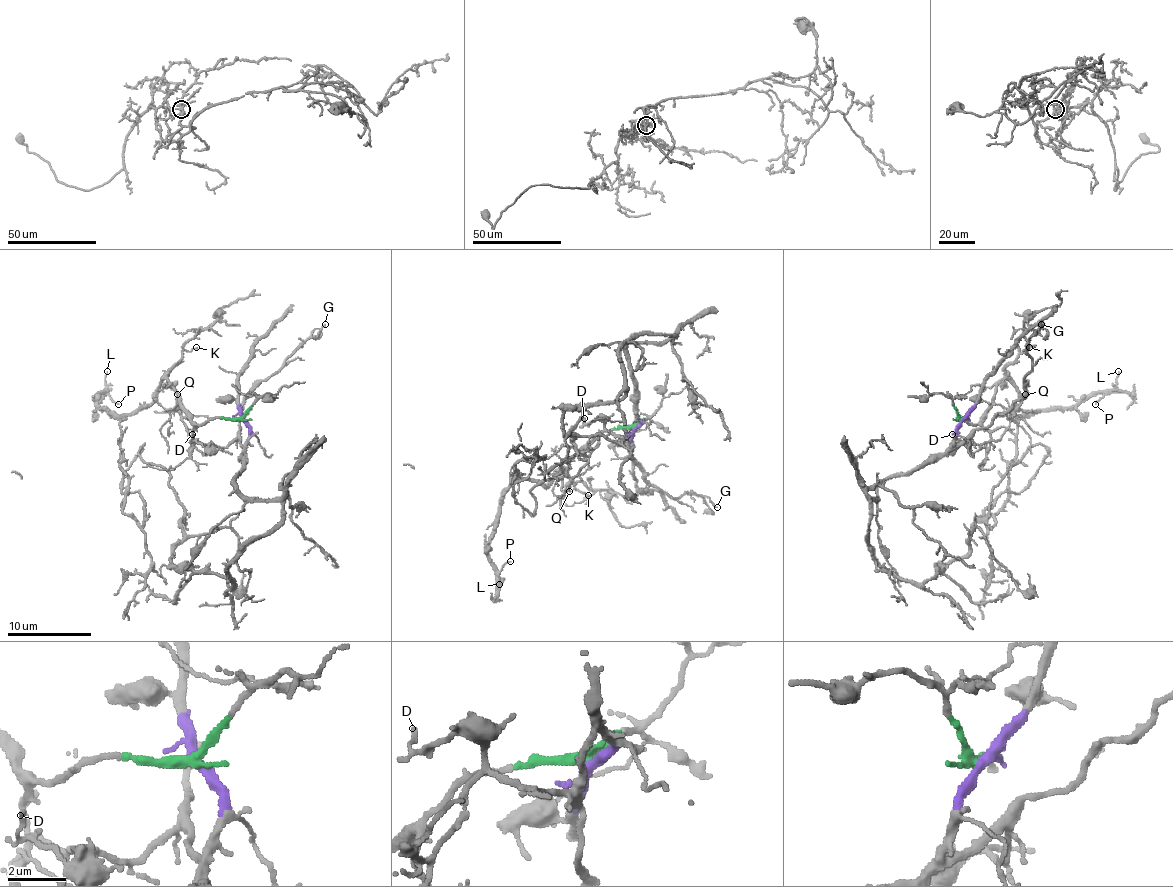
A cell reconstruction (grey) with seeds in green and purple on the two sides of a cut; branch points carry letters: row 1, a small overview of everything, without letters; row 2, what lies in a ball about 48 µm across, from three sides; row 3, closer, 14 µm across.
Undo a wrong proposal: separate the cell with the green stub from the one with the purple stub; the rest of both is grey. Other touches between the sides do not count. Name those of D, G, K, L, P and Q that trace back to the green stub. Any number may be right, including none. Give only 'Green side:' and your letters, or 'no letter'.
Green side: K, L, P

